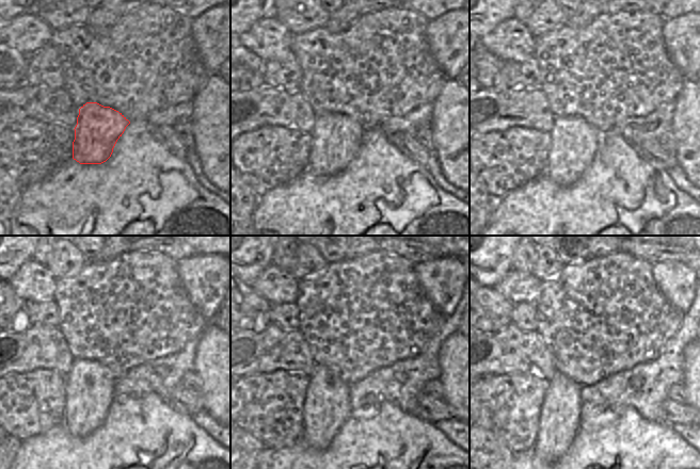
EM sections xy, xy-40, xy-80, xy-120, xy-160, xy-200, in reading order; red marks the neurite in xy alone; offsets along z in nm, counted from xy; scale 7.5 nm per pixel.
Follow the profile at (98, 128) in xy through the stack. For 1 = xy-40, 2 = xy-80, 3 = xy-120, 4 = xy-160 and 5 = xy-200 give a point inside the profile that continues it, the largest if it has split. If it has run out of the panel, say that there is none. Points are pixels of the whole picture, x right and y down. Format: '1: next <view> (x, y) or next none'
1: next xy-40 (336, 138)
2: next xy-80 (574, 142)
3: next xy-120 (91, 390)
4: next xy-160 (327, 406)
5: next xy-200 (560, 415)

